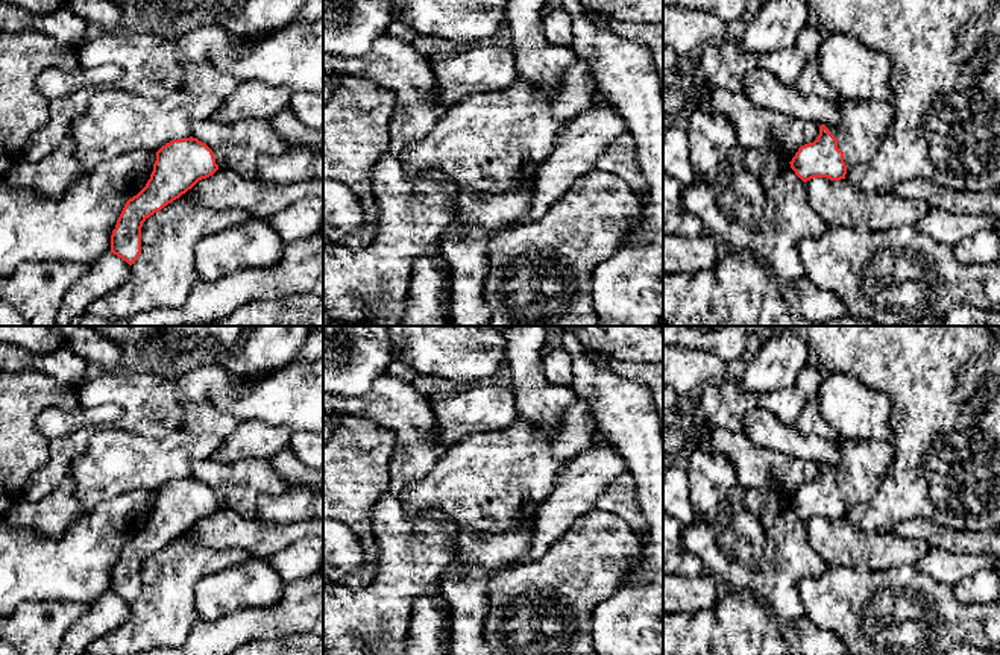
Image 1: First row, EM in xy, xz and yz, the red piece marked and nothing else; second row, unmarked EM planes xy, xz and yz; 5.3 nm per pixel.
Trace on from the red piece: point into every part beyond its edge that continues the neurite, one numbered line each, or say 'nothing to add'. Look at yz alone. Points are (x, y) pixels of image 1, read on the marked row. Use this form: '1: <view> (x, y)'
1: yz (864, 125)

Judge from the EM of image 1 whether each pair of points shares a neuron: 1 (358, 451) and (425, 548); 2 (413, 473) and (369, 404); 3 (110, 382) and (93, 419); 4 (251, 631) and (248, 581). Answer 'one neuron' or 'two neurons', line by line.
1: two neurons
2: one neuron
3: two neurons
4: two neurons

